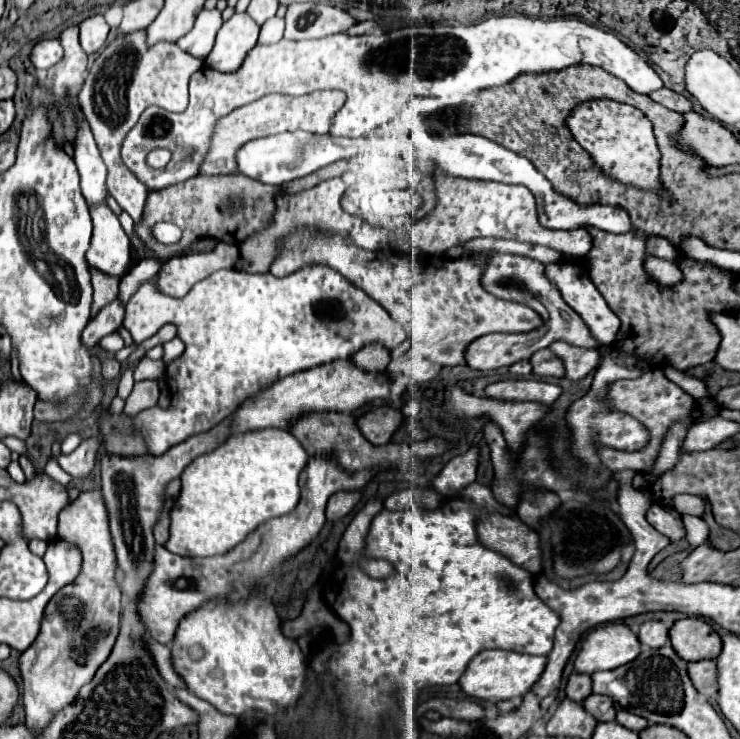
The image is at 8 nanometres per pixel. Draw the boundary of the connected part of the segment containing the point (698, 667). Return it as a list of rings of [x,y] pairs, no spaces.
[[[700,660],[700,662],[690,662],[688,664],[688,674],[698,690],[698,694],[706,698],[716,696],[716,670],[714,670],[714,660]]]

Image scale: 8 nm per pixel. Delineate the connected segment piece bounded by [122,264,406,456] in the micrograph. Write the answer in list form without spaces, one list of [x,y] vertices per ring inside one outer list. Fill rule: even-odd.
[[[308,264],[284,278],[276,278],[270,272],[248,274],[232,268],[218,270],[194,284],[184,298],[172,298],[160,292],[158,276],[152,276],[128,300],[122,326],[134,338],[150,338],[166,322],[178,328],[178,338],[186,344],[186,350],[168,366],[172,392],[170,406],[156,406],[134,416],[134,430],[144,438],[146,452],[152,456],[160,456],[186,438],[208,432],[210,426],[218,426],[230,416],[230,412],[234,412],[234,406],[238,406],[246,394],[254,394],[258,386],[266,386],[266,382],[274,382],[274,378],[310,370],[334,360],[352,358],[368,344],[380,344],[386,350],[394,350],[406,338],[402,326],[398,326],[398,322],[394,322],[376,300],[372,300],[356,284],[346,282],[338,270],[326,264]]]

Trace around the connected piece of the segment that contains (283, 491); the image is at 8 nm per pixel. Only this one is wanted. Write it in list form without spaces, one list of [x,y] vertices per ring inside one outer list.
[[[258,430],[258,434],[242,434],[234,442],[226,442],[208,454],[198,456],[182,472],[182,492],[174,502],[170,540],[166,548],[174,554],[188,558],[208,558],[228,554],[232,548],[242,544],[258,526],[270,518],[290,514],[300,502],[300,474],[308,464],[308,454],[298,438],[284,430]]]

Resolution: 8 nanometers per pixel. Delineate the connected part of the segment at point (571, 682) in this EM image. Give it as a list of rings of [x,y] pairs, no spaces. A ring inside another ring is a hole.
[[[572,674],[566,682],[566,696],[576,702],[582,702],[586,696],[590,696],[590,676]]]

